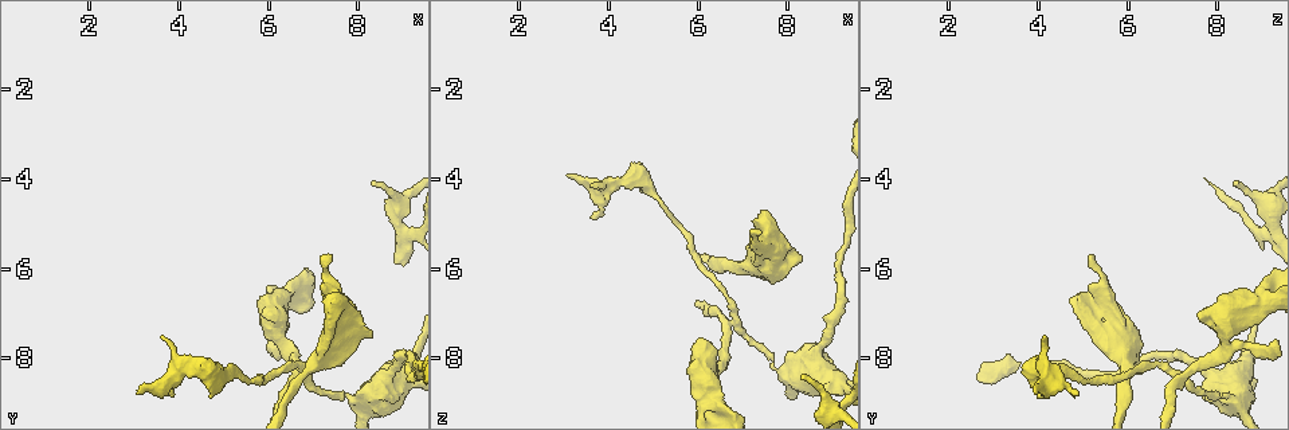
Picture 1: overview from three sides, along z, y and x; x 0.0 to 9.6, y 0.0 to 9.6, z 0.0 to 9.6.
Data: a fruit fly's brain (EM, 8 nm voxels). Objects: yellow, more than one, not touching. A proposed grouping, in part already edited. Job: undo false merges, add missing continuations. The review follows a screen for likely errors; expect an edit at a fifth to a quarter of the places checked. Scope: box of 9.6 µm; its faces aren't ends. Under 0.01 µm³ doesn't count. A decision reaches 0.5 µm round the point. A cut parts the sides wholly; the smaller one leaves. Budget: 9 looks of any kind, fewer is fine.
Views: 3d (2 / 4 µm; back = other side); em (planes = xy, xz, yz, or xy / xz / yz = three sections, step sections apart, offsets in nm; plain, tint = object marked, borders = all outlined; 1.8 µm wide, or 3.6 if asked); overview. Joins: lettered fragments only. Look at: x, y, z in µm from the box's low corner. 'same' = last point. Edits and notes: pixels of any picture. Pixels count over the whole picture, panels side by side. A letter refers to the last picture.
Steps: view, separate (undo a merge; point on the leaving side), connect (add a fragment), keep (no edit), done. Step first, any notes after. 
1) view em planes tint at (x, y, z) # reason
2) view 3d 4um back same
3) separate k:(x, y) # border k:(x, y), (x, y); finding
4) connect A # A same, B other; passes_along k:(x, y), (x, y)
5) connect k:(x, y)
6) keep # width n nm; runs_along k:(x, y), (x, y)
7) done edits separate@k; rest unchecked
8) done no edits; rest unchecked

view em planes borders at (7.45, 5.70, 5.20) # an open end

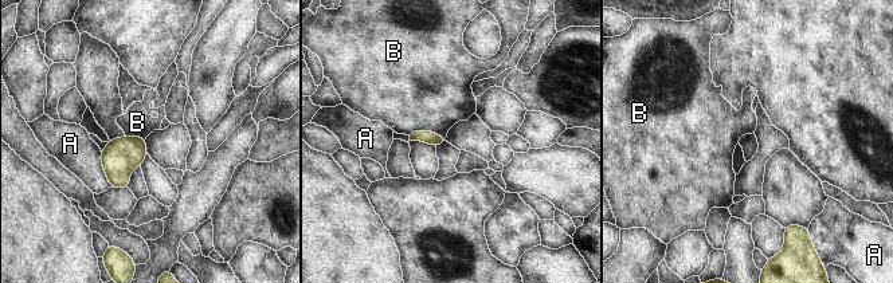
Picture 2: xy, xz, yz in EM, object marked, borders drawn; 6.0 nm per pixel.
keep # longest_contact A 220 nm; A other, B other; none of them fits

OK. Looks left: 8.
view em planes tint at (8.30, 4.05, 8.45) # thin end

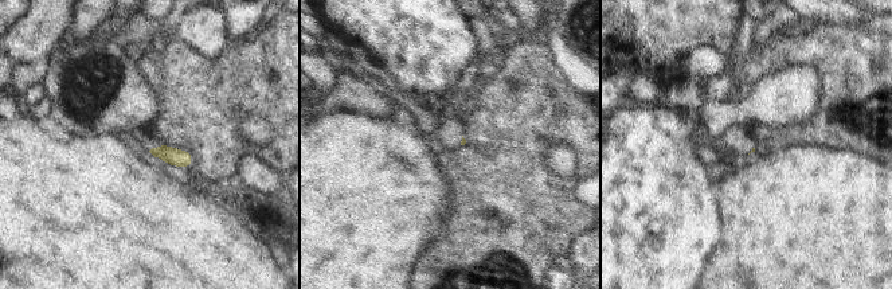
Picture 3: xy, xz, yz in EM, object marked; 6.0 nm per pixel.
view em planes borders same

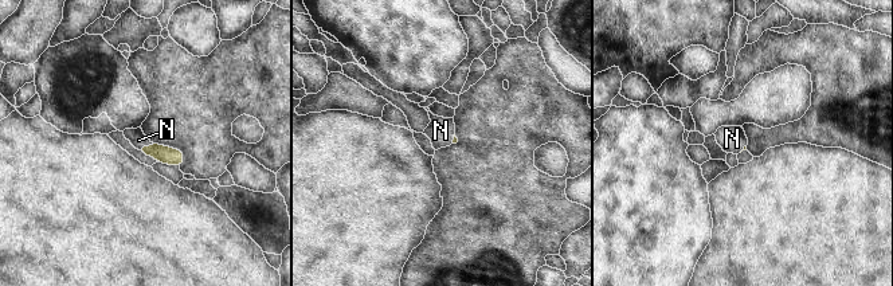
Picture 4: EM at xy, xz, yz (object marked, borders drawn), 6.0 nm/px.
connect N # N same; passes_along 4:(164, 155), (145, 147), (138, 140); the neuron continues

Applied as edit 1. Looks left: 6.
view 3d 4um at (6.80, 8.35, 7.20) # four-way junction

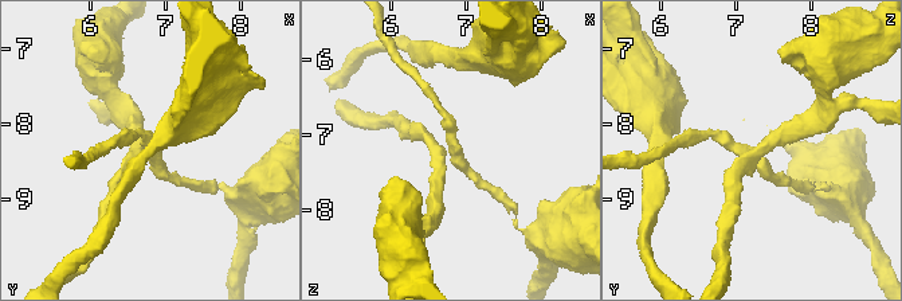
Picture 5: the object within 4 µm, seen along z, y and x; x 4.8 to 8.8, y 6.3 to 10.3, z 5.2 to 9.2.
view em planes plain at (6.80, 8.40, 7.20) # arms 4; now the EM

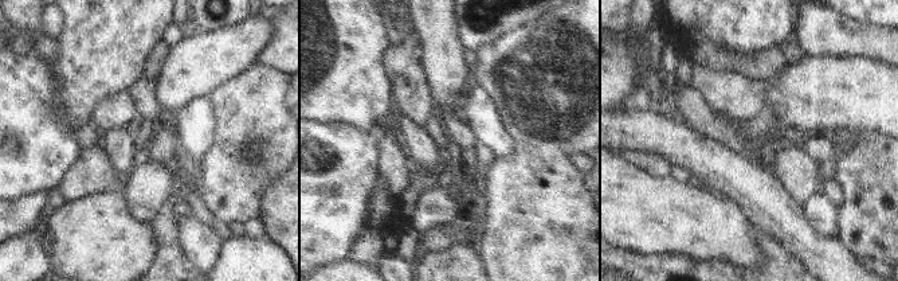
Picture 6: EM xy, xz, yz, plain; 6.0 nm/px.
view em planes borders same

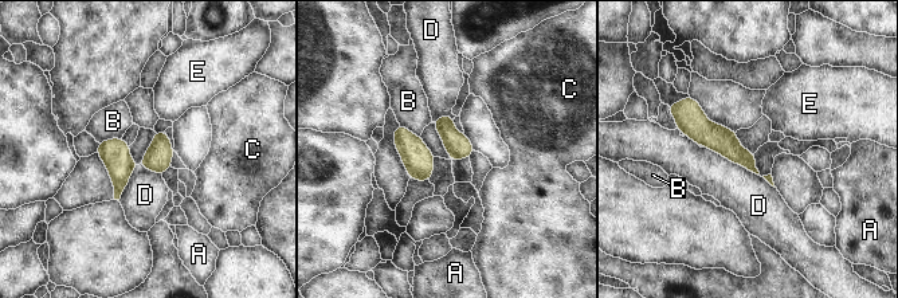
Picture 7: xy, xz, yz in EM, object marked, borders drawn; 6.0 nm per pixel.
keep # A other, B other, C other, D other, E other; runs_along 7:(679, 109), (752, 167); one neuron here

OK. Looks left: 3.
done edits connect@4; rest unchecked

